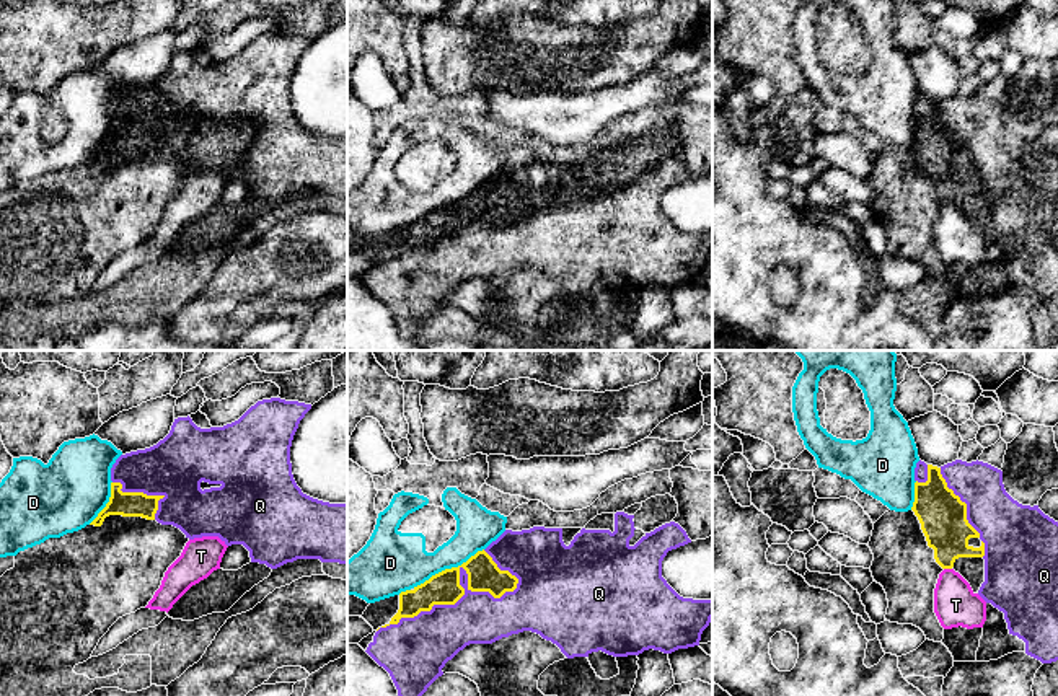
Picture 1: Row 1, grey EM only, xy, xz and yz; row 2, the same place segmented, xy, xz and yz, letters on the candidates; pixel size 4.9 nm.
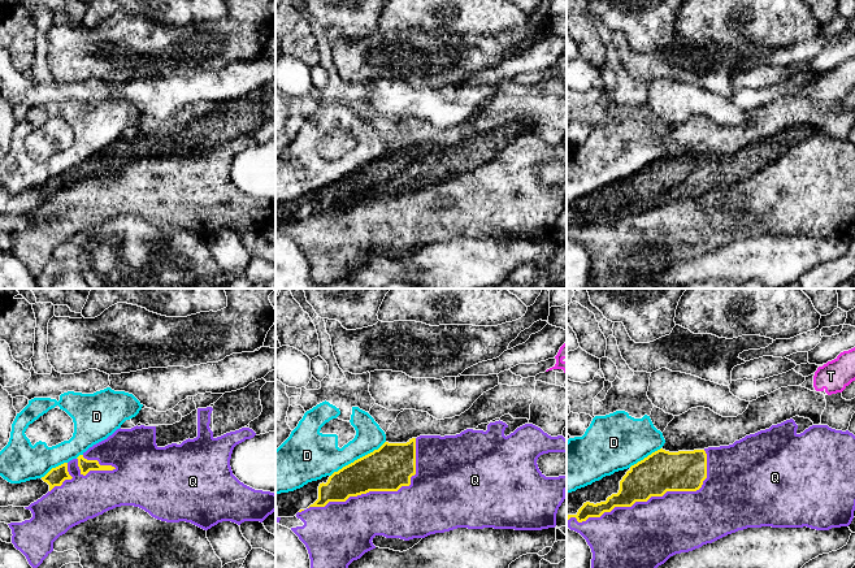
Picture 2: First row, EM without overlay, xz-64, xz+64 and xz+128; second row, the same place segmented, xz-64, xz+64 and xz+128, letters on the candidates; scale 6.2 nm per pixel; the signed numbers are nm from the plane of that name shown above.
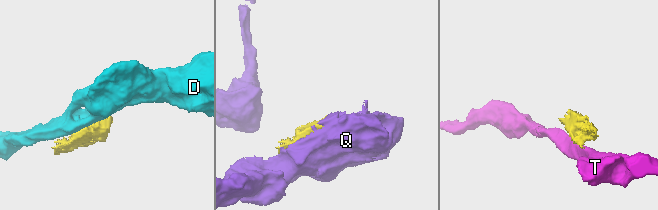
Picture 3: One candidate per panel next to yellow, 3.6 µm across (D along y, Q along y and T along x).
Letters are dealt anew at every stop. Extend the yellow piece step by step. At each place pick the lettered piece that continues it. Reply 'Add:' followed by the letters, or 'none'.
Add: none

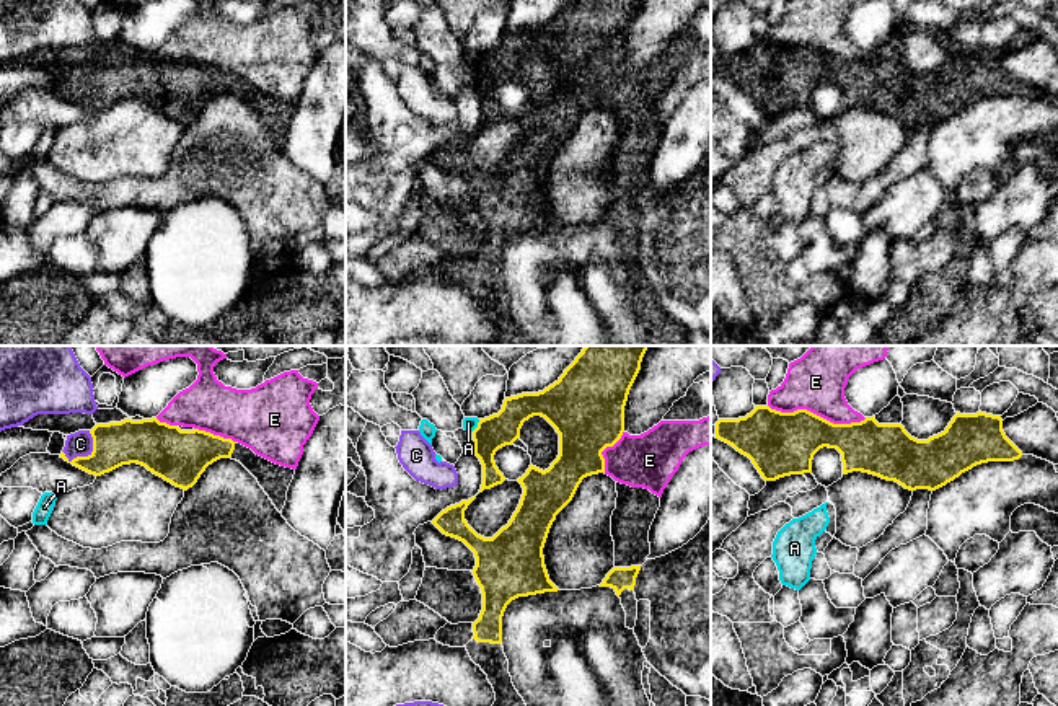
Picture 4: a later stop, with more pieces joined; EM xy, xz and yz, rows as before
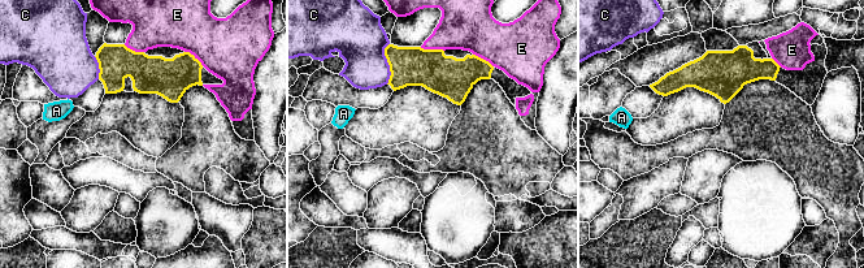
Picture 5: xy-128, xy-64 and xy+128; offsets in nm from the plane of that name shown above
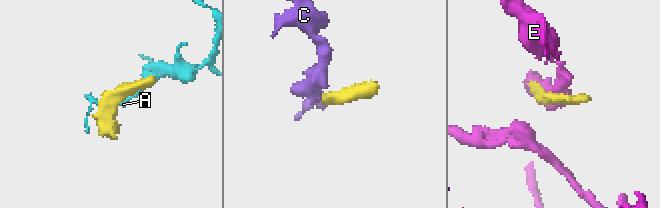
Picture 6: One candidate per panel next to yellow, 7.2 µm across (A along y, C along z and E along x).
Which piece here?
Add: none

